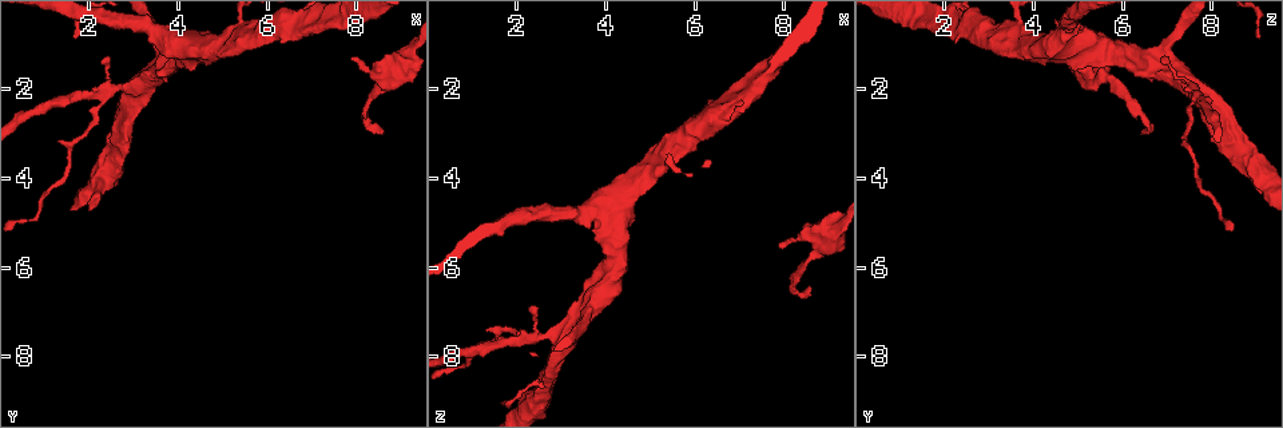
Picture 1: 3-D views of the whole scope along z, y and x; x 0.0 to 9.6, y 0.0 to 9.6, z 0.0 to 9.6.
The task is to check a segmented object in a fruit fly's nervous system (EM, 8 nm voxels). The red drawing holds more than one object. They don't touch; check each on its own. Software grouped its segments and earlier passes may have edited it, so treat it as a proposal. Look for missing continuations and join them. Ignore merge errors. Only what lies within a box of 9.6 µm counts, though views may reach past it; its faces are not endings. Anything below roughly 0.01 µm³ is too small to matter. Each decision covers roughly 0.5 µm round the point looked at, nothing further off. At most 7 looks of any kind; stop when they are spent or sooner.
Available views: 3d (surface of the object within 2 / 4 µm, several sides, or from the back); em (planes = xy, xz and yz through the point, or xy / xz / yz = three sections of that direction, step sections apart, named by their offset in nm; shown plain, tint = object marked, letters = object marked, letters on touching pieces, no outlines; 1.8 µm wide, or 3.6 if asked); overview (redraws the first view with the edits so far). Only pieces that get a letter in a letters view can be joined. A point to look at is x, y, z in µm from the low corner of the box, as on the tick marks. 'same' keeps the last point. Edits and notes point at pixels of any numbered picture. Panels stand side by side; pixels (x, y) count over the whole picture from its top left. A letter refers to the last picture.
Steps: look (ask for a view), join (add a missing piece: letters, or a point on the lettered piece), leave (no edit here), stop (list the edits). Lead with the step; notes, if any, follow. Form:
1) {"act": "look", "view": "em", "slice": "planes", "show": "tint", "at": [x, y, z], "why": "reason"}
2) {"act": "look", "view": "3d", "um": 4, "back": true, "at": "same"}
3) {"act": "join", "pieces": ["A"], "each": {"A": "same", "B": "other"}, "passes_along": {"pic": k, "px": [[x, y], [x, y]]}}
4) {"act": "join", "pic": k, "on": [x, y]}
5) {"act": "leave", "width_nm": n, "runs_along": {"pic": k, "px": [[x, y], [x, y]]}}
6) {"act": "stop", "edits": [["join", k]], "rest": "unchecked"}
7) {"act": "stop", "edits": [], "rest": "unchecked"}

{"act": "look", "view": "3d", "um": 2, "at": [2.80, 3.00, 7.90]}

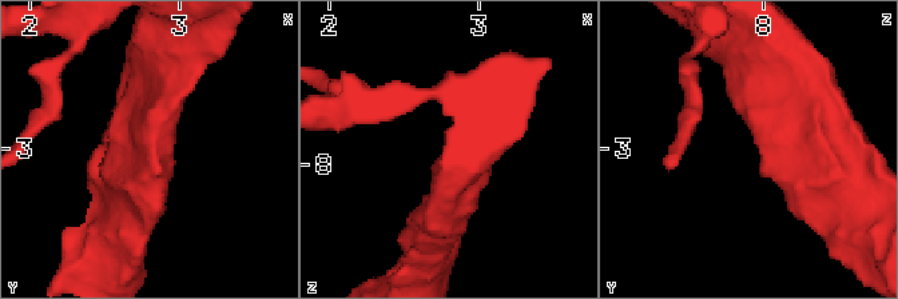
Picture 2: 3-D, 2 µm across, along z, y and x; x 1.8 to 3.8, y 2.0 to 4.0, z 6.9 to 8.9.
{"act": "look", "view": "em", "um": 3.6, "slice": "xz", "step": 8, "show": "letters", "at": [2.88, 2.94, 7.94]}

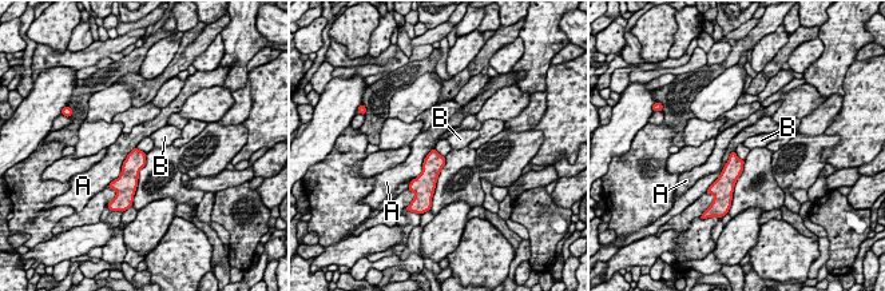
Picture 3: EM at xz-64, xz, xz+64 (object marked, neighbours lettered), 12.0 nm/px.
{"act": "look", "view": "em", "um": 3.6, "slice": "planes", "show": "letters", "at": "same"}

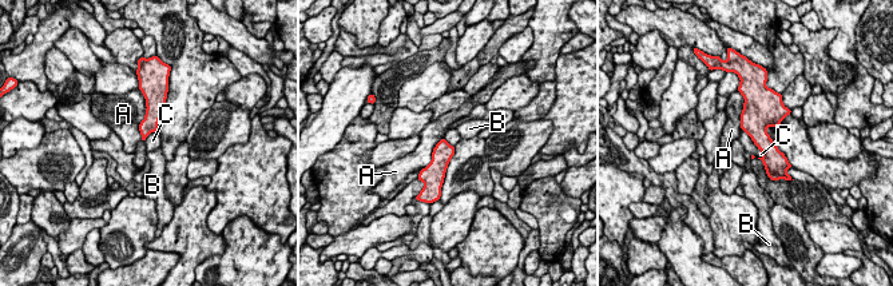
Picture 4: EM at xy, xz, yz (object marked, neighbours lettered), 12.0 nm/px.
{"act": "leave", "each": {"A": "other", "B": "other", "C": "other"}, "border": {"pic": 4, "px": [[742, 128], [761, 151], [761, 158]]}, "found": "none of them fits"}

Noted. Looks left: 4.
{"act": "look", "view": "em", "slice": "planes", "show": "letters", "at": [8.55, 3.05, 6.50], "why": "tapers out"}

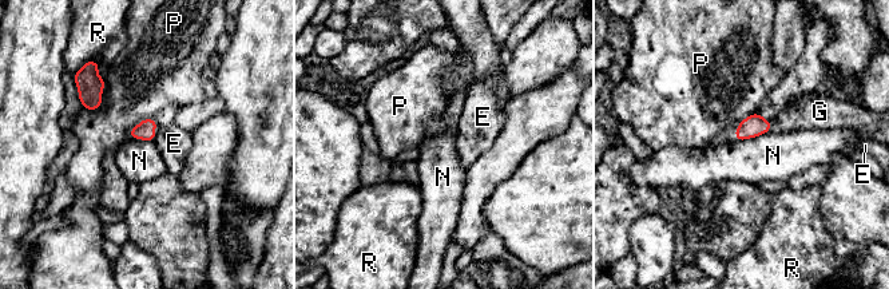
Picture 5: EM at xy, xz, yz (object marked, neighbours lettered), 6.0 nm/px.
{"act": "join", "pieces": ["G"], "each": {"E": "other", "G": "same", "N": "other", "P": "other", "R": "other"}, "passes_along": {"pic": 5, "px": [[753, 126], [769, 126], [808, 113]]}, "found": "it goes on there"}

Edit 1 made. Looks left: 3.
{"act": "look", "view": "overview"}

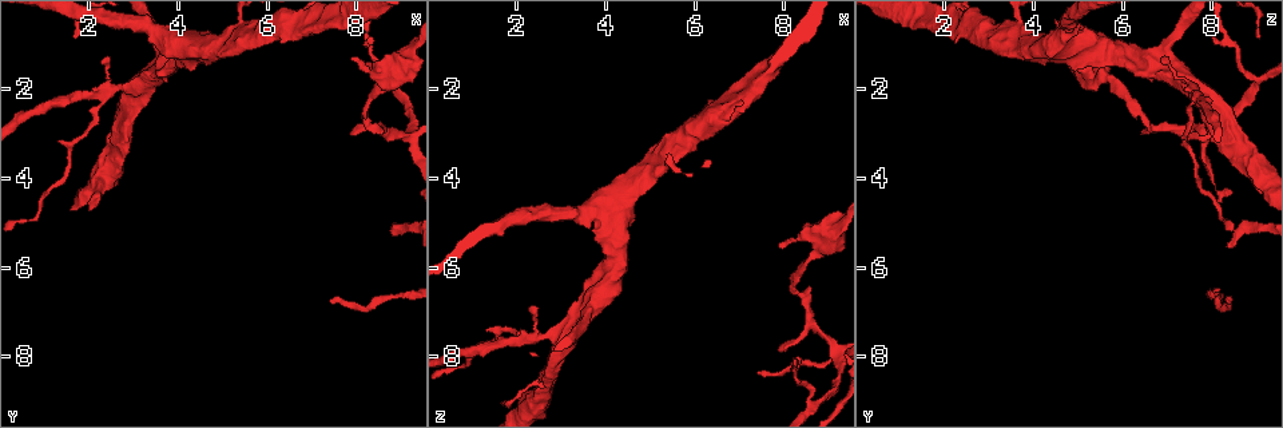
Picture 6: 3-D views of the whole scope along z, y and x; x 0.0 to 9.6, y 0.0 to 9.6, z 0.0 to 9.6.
{"act": "look", "view": "em", "slice": "yz", "step": 16, "show": "letters", "at": [7.90, 1.35, 5.60], "why": "branch stops here"}

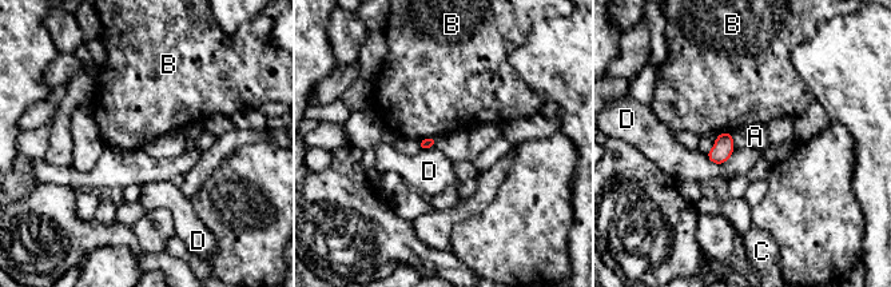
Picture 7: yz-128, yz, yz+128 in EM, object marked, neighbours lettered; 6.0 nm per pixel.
{"act": "look", "view": "em", "slice": "planes", "show": "letters", "at": "same", "why": "another direction"}

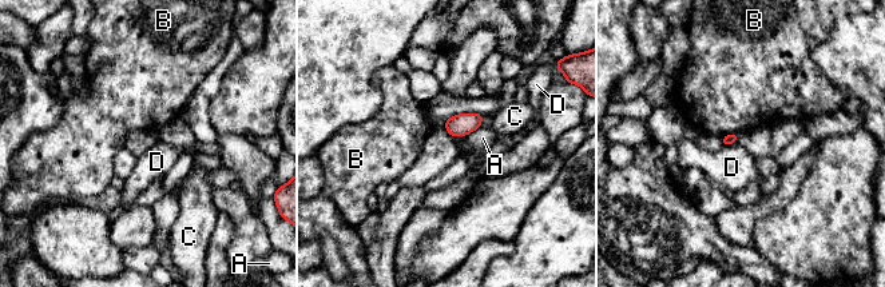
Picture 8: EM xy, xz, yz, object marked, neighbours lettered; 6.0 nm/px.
{"act": "leave", "each": {"A": "other", "B": "other", "C": "other", "D": "other"}, "border": {"pic": 8, "px": [[452, 135], [464, 136]]}, "found": "none of them fits"}

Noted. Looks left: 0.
{"act": "stop", "edits": [["join", 5]], "rest": "unchecked"}

